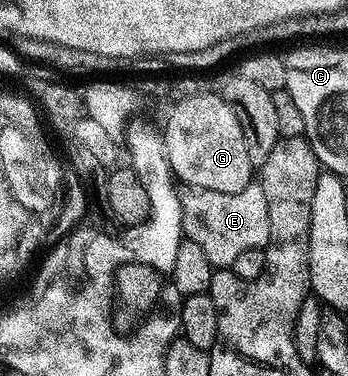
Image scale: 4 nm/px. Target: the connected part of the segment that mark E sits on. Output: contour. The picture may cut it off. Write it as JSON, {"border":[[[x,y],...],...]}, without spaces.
{"border":[[[253,179],[252,182],[242,191],[237,193],[223,193],[222,191],[206,191],[205,189],[185,188],[180,194],[180,202],[182,203],[182,227],[184,228],[185,238],[194,243],[198,243],[198,247],[202,247],[202,251],[206,251],[206,259],[210,259],[210,263],[214,267],[230,267],[234,263],[234,259],[238,259],[238,255],[242,255],[242,251],[250,251],[251,249],[264,249],[270,239],[270,211],[266,211],[266,191],[260,186],[259,180]]]}

